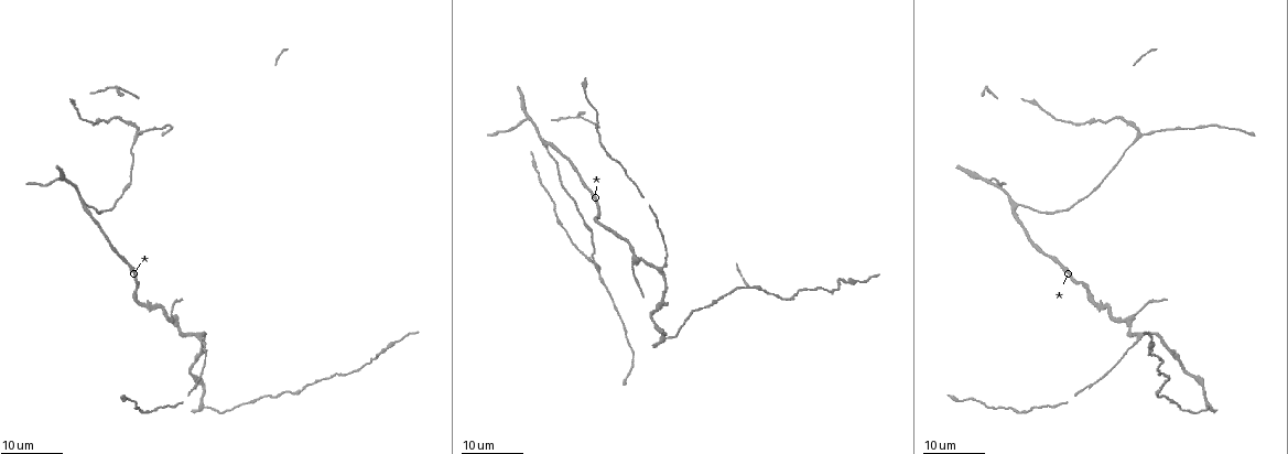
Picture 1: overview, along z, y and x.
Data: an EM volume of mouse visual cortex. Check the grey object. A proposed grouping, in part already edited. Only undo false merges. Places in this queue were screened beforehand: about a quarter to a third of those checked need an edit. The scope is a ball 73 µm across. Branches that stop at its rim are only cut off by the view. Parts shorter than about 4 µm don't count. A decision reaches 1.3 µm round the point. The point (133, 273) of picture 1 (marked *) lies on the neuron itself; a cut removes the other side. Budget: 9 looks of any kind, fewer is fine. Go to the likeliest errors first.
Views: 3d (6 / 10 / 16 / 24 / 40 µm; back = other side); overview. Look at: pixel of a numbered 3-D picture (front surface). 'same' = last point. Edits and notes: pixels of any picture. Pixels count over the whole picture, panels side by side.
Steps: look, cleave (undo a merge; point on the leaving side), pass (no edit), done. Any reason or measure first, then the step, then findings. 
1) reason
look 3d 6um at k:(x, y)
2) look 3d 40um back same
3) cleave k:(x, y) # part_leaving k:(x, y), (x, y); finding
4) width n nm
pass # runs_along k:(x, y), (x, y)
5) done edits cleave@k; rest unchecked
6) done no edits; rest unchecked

look 3d 16um at 1:(1137, 337)

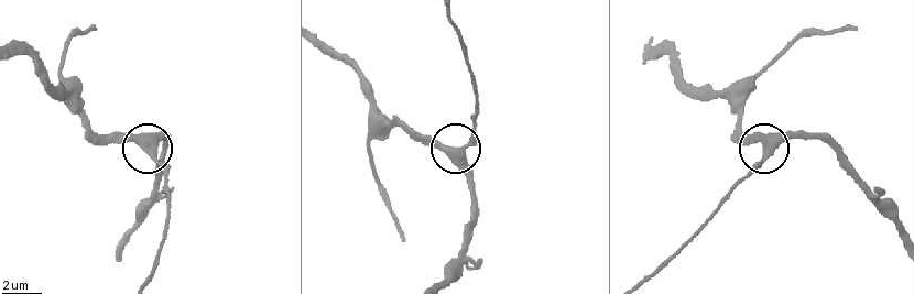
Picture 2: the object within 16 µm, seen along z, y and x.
look 3d 6um at 2:(153, 148)

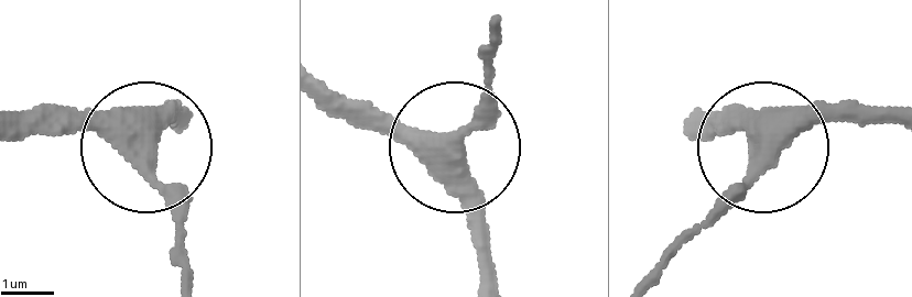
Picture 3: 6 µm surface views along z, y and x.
other side
look 3d 6um back at 3:(773, 152)

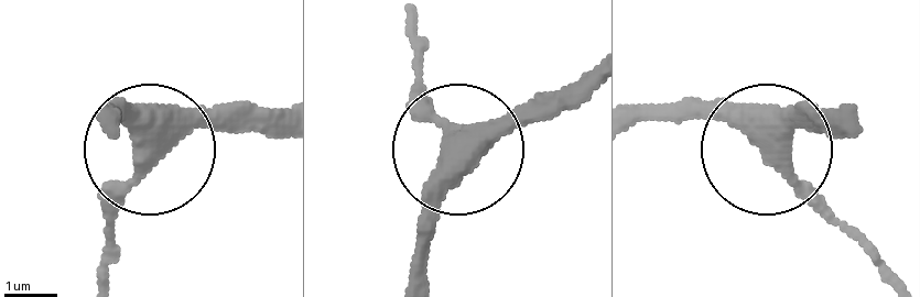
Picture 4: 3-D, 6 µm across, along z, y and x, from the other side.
pass # runs_along 4:(831, 110), (769, 150), (887, 267); one neuron here

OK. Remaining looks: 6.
look 3d 16um at 1:(176, 323)

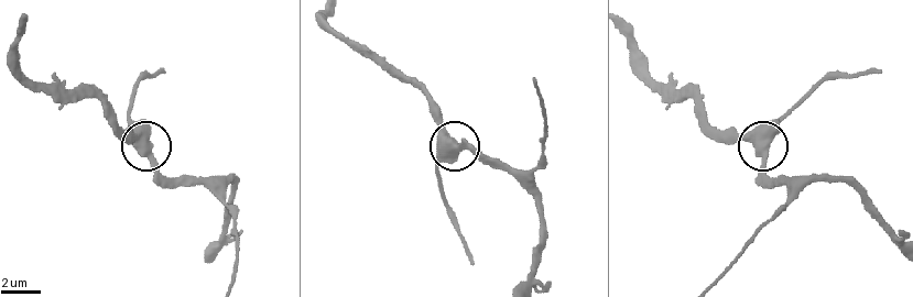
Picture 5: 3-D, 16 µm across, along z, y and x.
look 3d 10um at 5:(768, 146)

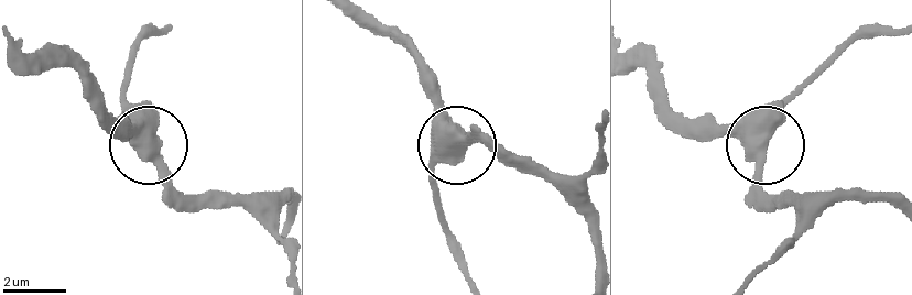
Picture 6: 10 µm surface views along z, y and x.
width 510 nm
pass # one neuron here

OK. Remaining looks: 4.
three arms meet
look 3d 16um at 1:(137, 134)

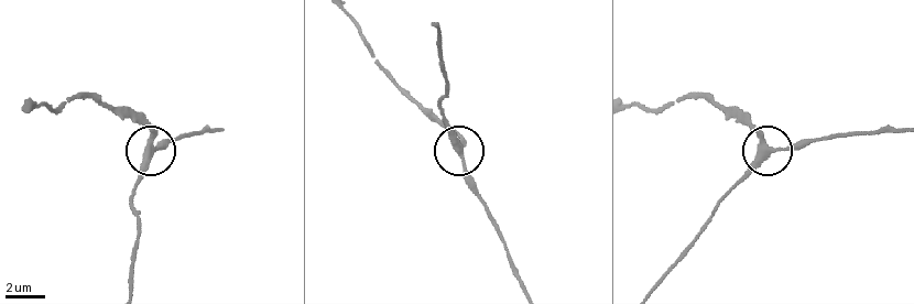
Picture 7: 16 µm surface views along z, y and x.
look 3d 6um at 7:(458, 149)

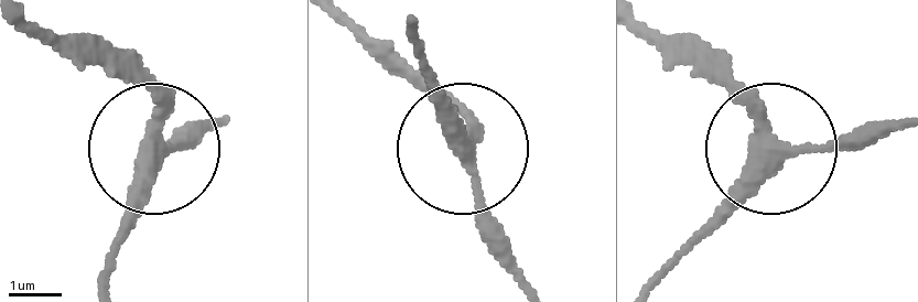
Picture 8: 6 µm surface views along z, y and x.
side_arm 36 um
pass # runs_along 8:(105, 283), (136, 178), (192, 139); one neuron here

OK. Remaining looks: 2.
look 3d 24um at 1:(1018, 204)

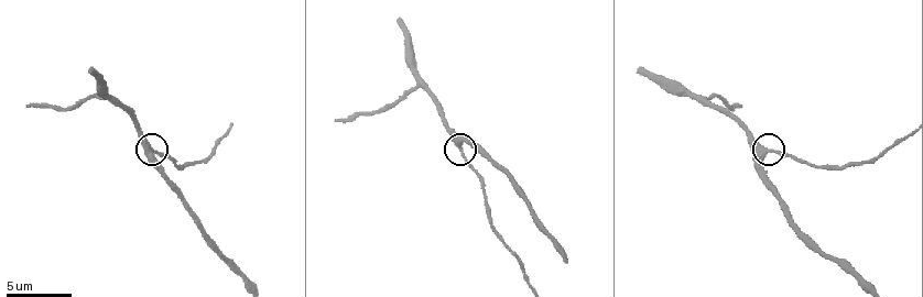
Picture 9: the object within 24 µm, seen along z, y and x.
look 3d 6um at 9:(459, 151)

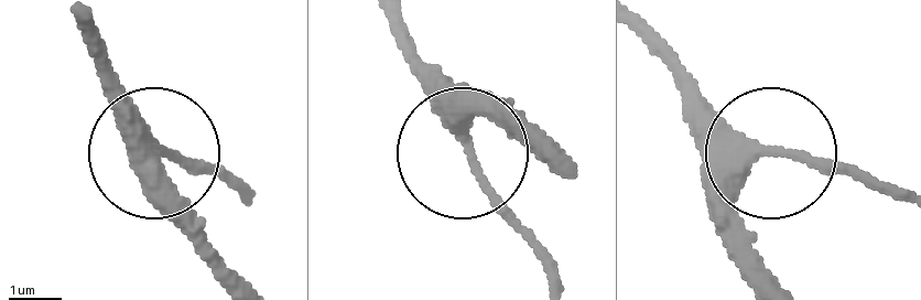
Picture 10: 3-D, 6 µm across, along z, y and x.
side_arm 15 um
pass # all the same neuron

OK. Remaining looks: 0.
done no edits; rest unchecked

